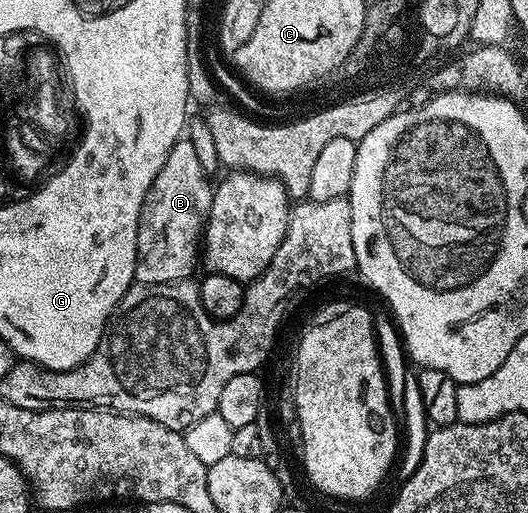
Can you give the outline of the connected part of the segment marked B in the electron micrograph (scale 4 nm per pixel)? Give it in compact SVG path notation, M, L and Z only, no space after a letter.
M177 139L166 155L158 175L144 195L140 215L136 219L134 252L137 282L146 285L167 285L189 280L198 269L198 242L208 222L208 208L212 205L213 186L210 177L198 163L194 143Z

